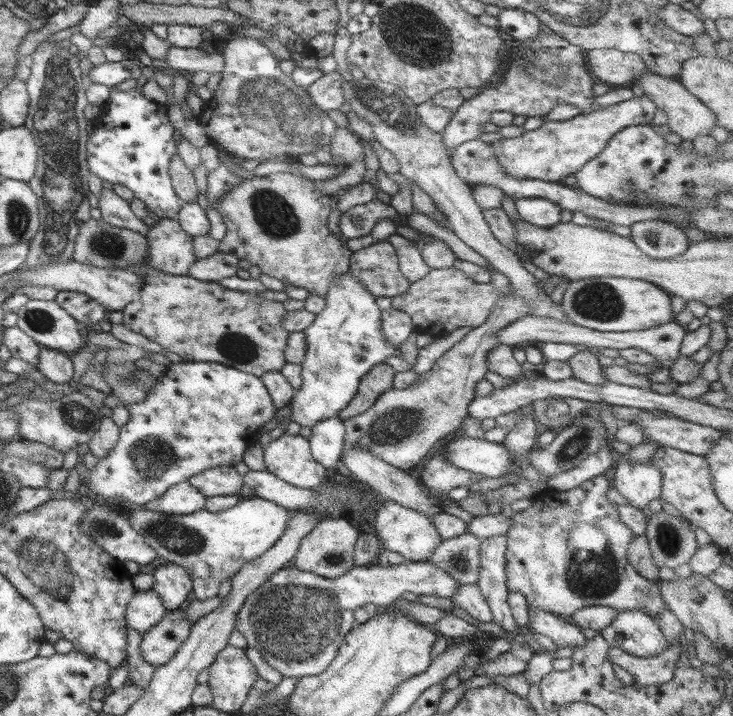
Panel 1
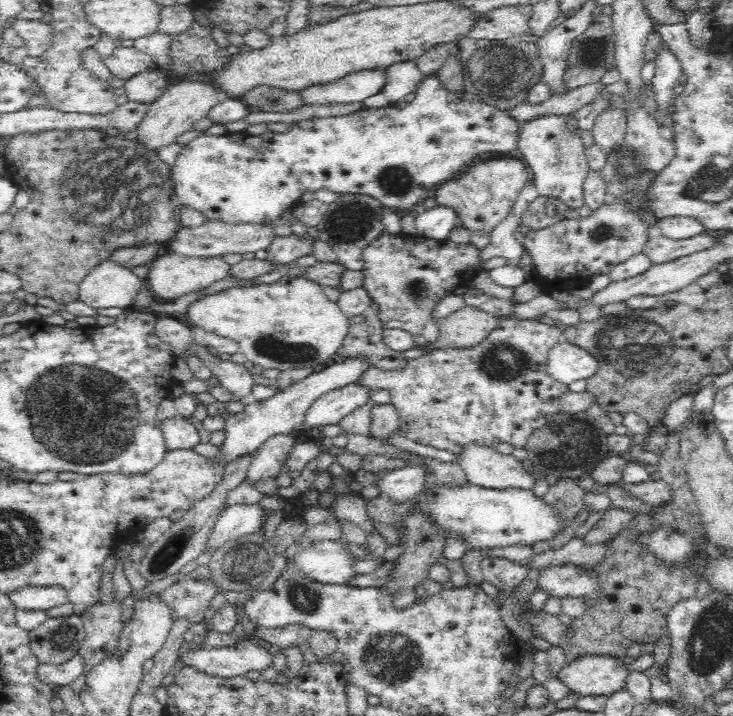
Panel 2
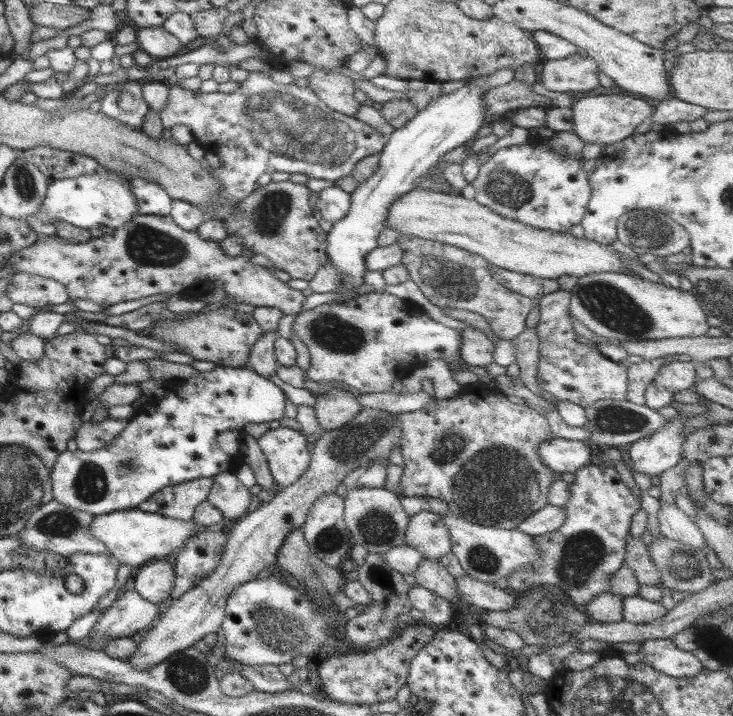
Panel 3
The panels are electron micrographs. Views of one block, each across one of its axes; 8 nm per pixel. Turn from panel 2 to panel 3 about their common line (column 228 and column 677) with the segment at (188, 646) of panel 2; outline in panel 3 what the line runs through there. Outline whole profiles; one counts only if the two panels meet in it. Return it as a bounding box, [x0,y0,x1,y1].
[638,638,703,678]

